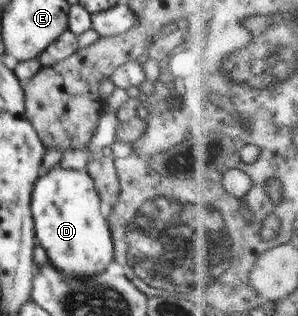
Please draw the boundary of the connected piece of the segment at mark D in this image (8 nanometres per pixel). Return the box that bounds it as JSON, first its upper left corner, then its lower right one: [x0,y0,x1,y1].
[31,164,113,278]

